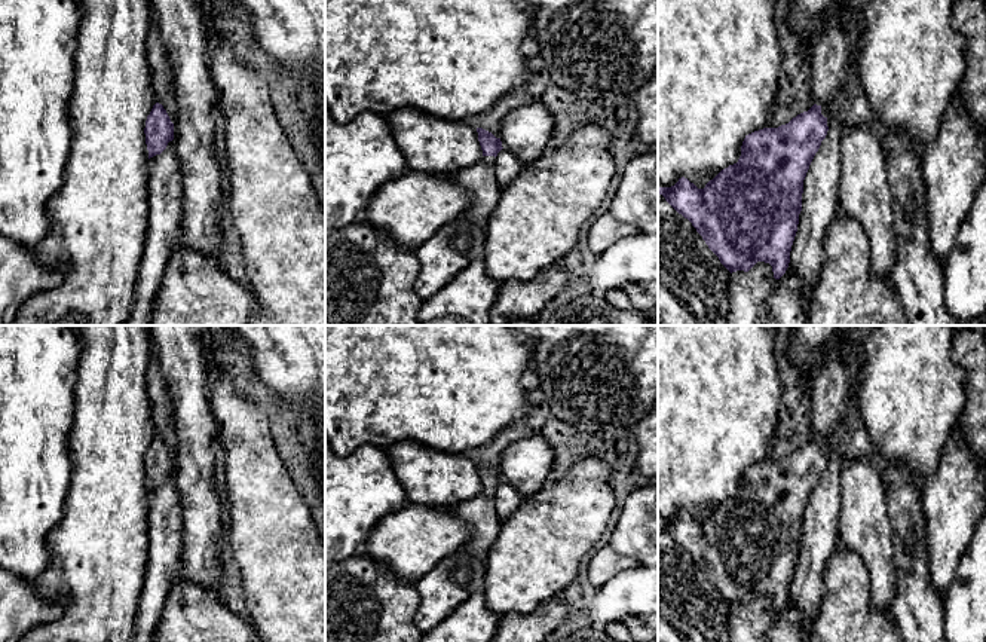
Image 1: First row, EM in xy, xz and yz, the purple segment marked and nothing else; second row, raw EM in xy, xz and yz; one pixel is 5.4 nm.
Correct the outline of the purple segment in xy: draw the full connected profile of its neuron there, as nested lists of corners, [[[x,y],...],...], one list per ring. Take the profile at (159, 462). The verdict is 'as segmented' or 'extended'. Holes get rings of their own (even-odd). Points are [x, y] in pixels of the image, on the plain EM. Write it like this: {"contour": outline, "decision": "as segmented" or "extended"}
{"contour": [[[156,435],[146,453],[146,477],[148,492],[160,487],[169,474],[174,473],[174,456],[162,437]]], "decision": "as segmented"}

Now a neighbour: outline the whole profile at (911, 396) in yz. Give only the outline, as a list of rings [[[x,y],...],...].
[[[836,325],[811,379],[814,437],[826,438],[843,421],[848,377],[858,372],[857,410],[873,446],[872,458],[885,467],[906,464],[924,482],[936,473],[949,434],[959,424],[967,398],[965,373],[952,358],[958,325]]]

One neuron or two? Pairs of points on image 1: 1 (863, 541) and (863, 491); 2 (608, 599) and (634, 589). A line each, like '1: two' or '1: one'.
1: one
2: one

